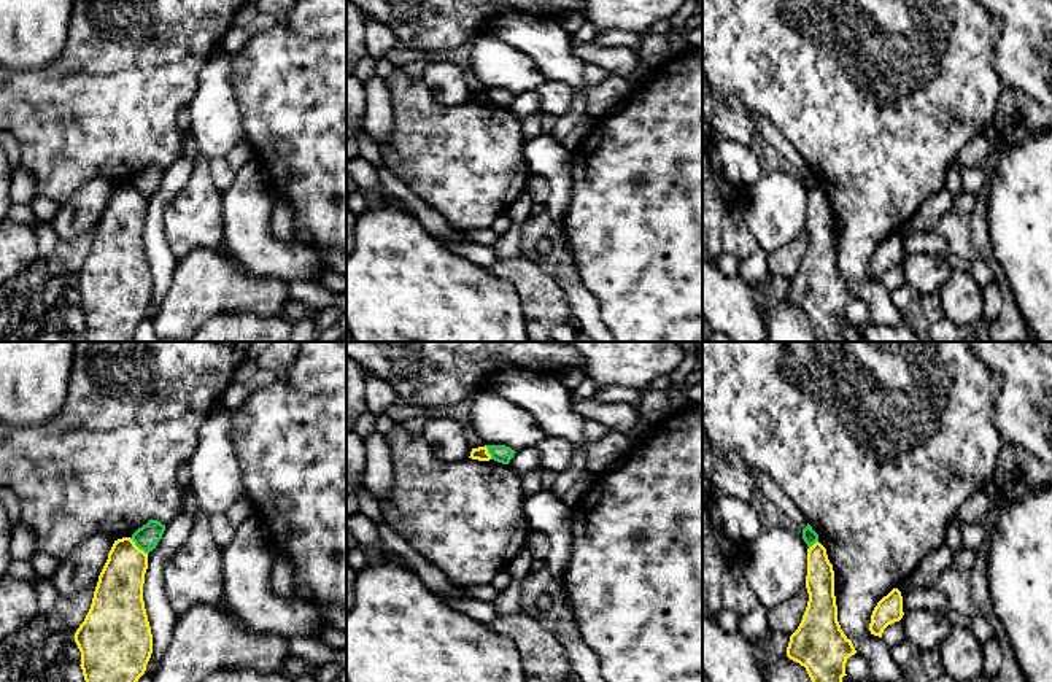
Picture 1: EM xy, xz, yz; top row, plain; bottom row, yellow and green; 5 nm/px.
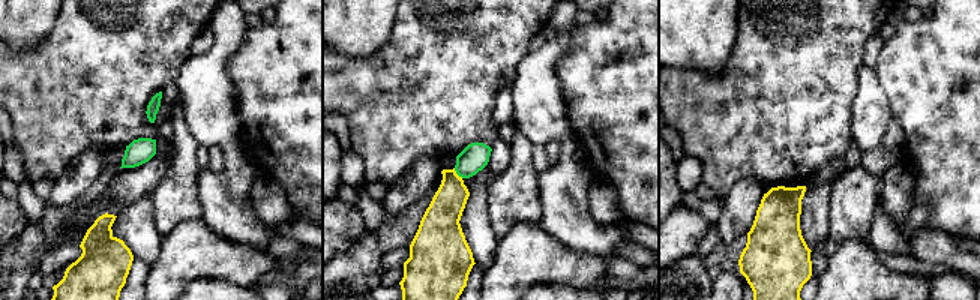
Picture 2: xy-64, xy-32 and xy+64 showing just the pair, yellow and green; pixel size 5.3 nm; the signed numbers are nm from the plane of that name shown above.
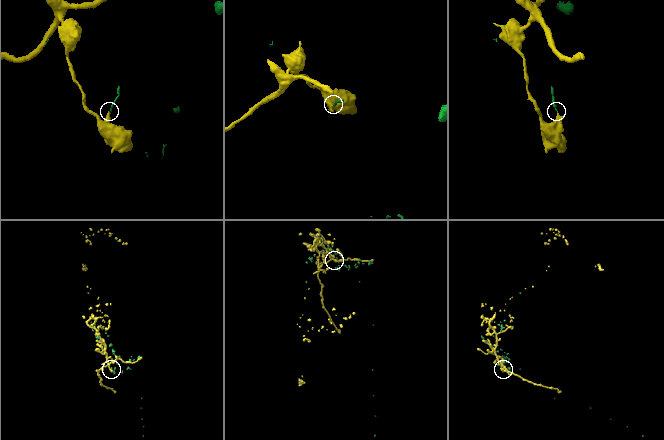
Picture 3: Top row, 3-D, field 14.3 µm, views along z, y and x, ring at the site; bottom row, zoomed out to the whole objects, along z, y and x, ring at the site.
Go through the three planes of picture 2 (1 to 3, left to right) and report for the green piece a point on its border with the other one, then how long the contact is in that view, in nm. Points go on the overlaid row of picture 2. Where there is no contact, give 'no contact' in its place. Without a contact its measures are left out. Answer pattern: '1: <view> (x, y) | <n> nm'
1: no contact
2: xy-32 (456, 174) | 80 nm
3: no contact

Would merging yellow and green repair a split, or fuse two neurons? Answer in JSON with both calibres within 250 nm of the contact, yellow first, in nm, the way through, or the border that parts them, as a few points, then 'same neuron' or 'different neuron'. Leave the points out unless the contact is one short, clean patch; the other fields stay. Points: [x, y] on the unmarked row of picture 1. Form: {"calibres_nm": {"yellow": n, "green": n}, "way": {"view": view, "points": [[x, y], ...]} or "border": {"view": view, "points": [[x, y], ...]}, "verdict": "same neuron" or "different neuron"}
{"calibres_nm": {"yellow": 240, "green": 120}, "border": {"view": "xy", "points": [[129, 182], [146, 197]]}, "verdict": "different neuron"}

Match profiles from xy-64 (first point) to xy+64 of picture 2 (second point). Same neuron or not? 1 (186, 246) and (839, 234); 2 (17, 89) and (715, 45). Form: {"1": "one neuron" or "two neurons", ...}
{"1": "two neurons", "2": "two neurons"}

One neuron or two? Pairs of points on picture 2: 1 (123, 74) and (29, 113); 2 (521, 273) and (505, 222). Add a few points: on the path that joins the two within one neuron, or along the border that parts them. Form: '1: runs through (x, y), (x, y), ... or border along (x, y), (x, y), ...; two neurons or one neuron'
1: runs through (99, 78), (90, 87), (68, 93), (53, 108); one neuron
2: border along (539, 222), (518, 222), (500, 239); two neurons

